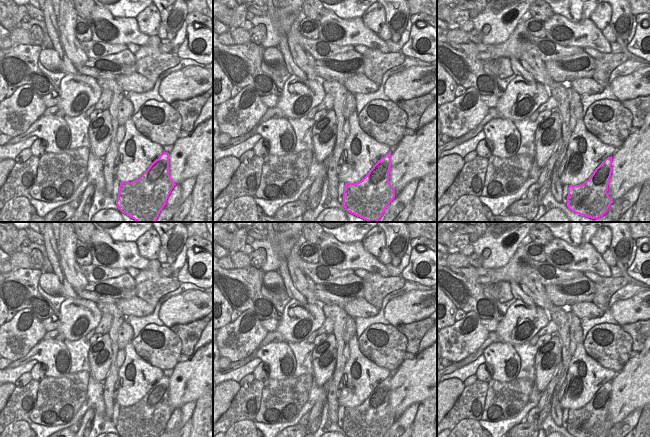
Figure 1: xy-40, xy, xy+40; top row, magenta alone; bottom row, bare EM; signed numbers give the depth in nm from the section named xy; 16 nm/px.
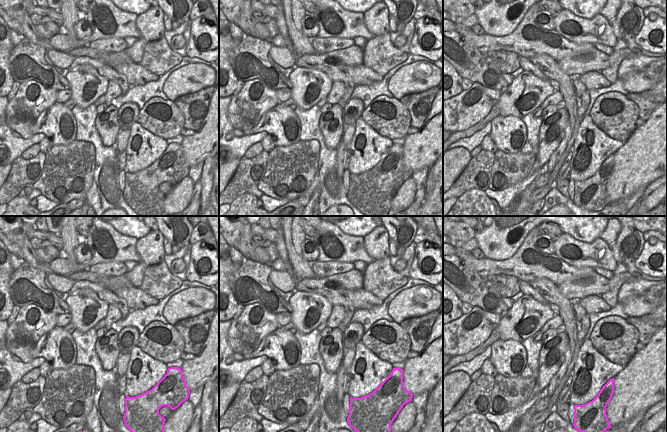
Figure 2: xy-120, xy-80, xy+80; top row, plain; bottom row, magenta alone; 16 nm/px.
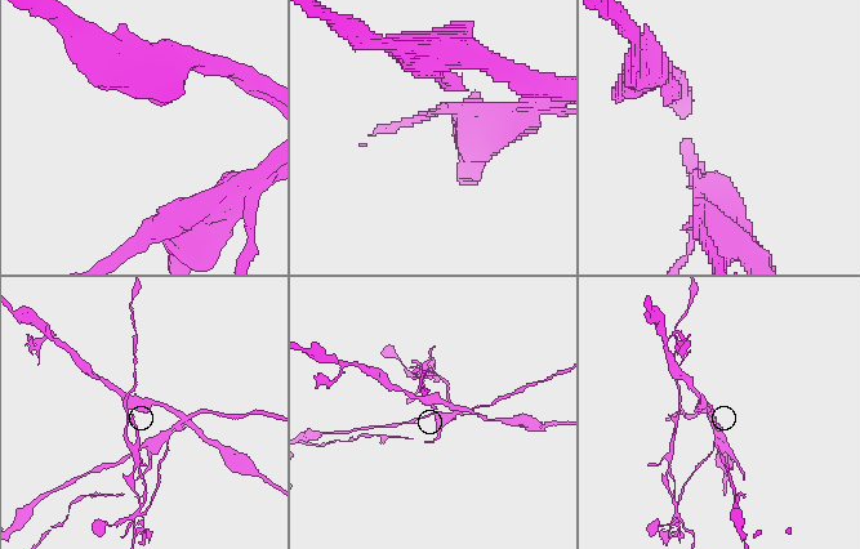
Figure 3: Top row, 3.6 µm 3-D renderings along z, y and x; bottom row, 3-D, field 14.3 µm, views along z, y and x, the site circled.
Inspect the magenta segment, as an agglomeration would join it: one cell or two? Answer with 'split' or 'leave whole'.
split

